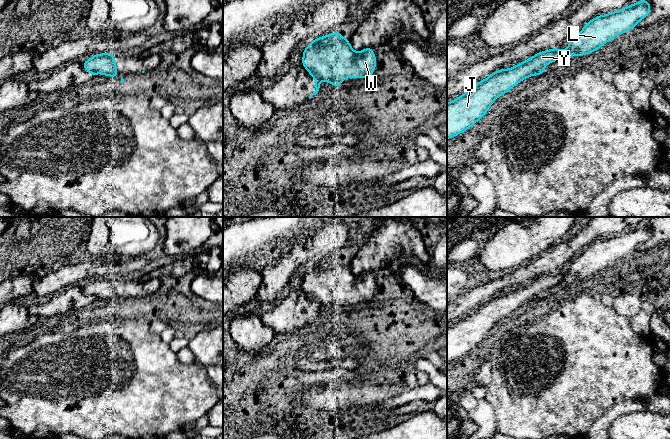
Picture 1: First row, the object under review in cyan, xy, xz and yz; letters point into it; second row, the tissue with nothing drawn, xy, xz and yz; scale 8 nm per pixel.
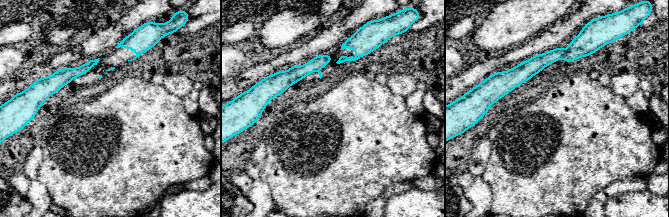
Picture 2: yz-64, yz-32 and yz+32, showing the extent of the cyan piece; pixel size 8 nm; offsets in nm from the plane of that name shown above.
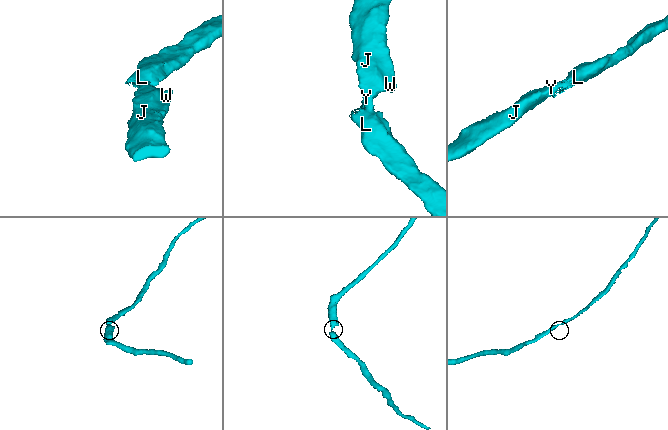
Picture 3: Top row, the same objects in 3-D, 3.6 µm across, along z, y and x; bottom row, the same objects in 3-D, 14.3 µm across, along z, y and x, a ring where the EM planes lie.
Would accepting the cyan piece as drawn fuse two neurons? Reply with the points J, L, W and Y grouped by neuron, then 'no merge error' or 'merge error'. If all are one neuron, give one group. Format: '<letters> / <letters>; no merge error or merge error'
J W Y / L; merge error

